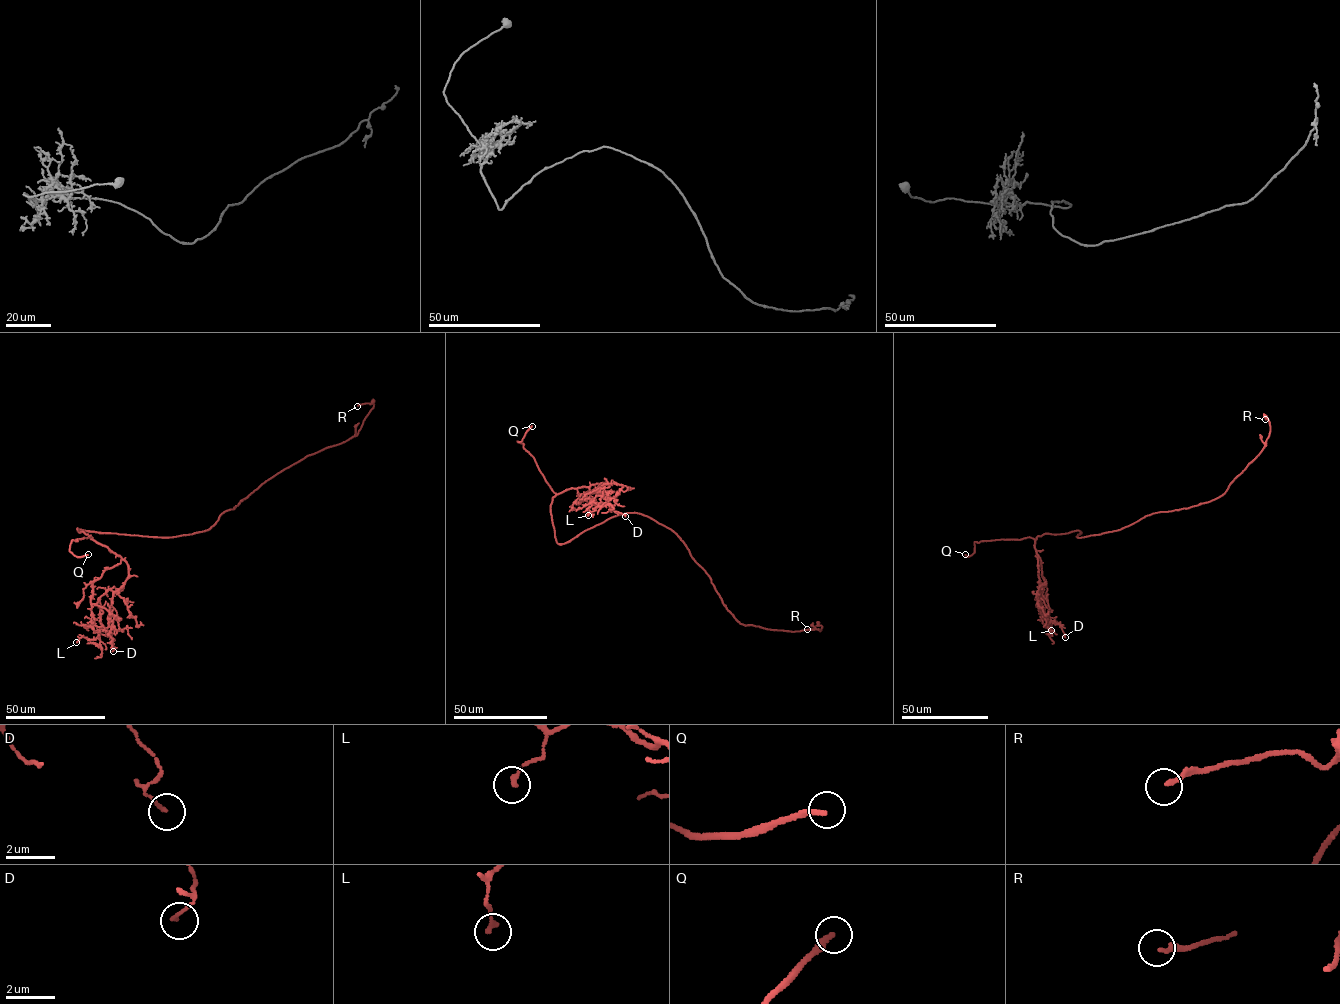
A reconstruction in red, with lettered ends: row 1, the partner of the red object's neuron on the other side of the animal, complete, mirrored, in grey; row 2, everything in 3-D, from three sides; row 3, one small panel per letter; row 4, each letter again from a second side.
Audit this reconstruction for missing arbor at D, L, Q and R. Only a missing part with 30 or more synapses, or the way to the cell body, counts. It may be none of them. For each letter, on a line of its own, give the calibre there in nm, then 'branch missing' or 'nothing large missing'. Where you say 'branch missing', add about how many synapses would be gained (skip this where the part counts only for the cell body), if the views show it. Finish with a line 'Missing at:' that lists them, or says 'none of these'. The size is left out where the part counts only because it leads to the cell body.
D: calibre 140 nm; nothing large missing
L: calibre 180 nm; nothing large missing
Q: calibre 240 nm; branch missing
R: calibre 180 nm; nothing large missing
Missing at: Q

